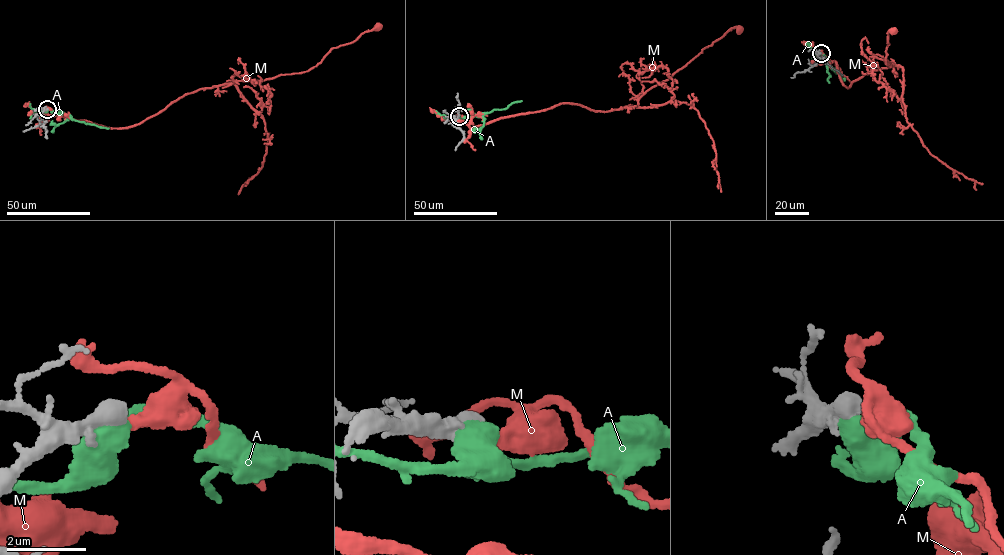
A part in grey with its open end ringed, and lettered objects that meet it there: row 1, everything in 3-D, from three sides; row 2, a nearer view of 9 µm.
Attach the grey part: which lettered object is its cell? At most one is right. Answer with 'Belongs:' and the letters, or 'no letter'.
Belongs: no letter

